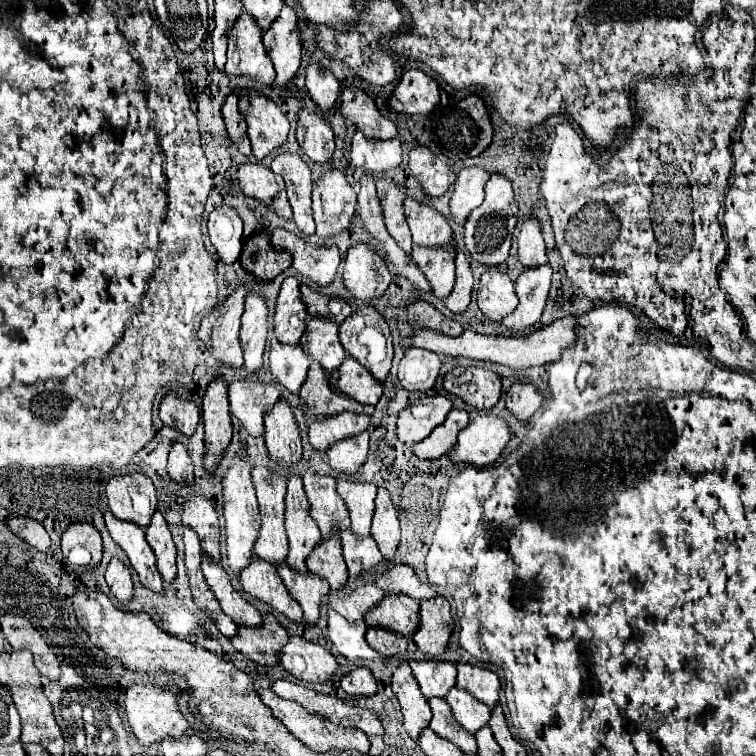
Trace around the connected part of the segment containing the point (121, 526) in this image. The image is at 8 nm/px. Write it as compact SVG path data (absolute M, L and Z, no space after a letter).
M110 511L104 513L104 519L106 519L106 527L108 527L110 537L124 549L124 553L128 555L132 567L136 569L142 585L146 585L152 591L162 591L164 581L156 569L154 553L144 539L144 529L130 523L130 521L116 519Z

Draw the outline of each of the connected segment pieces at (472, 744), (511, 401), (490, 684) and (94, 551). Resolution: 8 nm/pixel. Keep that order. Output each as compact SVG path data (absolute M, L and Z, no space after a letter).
M428 699L430 703L430 709L432 709L432 721L430 721L430 727L440 735L440 737L446 737L448 741L456 743L462 753L476 753L476 739L474 735L470 735L462 725L456 723L452 711L450 711L450 705L444 701L444 699Z
M514 383L506 393L506 407L516 419L530 419L544 403L544 393L534 383Z
M456 663L456 667L458 667L456 687L470 691L470 695L480 699L488 707L494 707L494 703L498 703L500 679L494 671L482 669L482 667L470 665L470 663Z
M72 523L64 535L62 535L62 553L68 555L68 551L76 545L82 545L90 551L92 559L90 565L100 563L102 559L102 539L100 533L90 523Z

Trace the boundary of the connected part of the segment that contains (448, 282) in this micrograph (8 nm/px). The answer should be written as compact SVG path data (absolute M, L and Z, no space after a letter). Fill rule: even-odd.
M454 239L448 247L412 247L412 259L426 273L434 295L440 299L448 297L454 287L454 247Z

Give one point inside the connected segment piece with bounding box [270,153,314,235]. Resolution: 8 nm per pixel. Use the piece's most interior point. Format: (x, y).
(298, 176)

